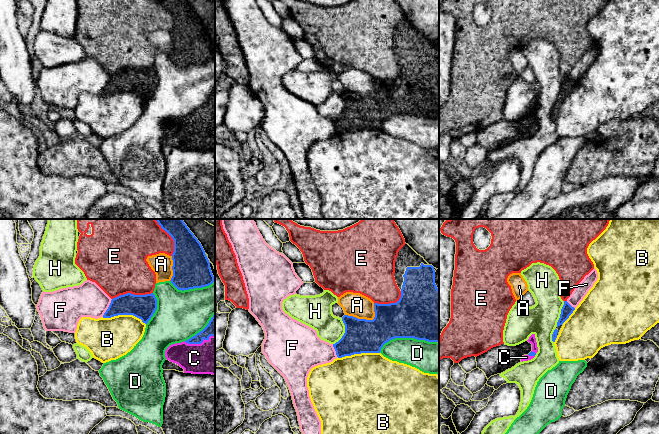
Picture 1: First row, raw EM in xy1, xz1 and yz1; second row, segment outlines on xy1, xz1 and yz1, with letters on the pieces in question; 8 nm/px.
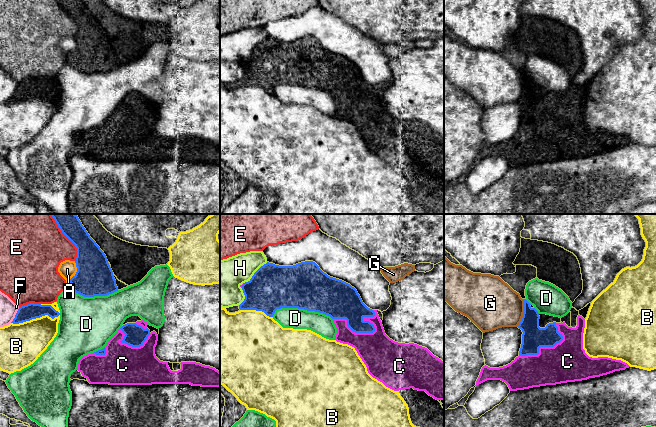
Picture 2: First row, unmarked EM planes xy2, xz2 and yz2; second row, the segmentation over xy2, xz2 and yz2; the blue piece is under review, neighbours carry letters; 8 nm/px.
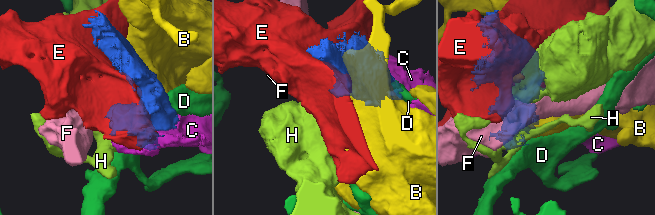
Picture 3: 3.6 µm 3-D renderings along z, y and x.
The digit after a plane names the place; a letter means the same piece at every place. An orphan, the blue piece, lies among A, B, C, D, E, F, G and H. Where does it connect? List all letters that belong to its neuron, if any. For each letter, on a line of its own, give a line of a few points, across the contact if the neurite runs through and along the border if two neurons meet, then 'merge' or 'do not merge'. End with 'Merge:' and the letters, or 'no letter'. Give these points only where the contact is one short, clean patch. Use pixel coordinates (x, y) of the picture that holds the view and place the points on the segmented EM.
A: do not merge
B: do not merge
C: merge
D: do not merge
E: do not merge
F: line xy1 (112, 299), (102, 316); do not merge
G: do not merge
H: do not merge
Merge: C

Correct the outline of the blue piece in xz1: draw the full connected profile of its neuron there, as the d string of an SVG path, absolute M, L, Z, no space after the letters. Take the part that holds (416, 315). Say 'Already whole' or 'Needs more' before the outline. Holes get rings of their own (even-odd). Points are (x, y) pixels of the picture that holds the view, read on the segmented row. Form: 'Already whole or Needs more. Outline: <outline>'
Needs more. Outline: M408 244L398 252L395 261L395 281L401 291L396 303L374 303L373 320L344 315L345 333L333 344L338 358L361 353L380 353L387 342L395 338L414 338L439 343L439 289L435 284L436 268L429 265Z

